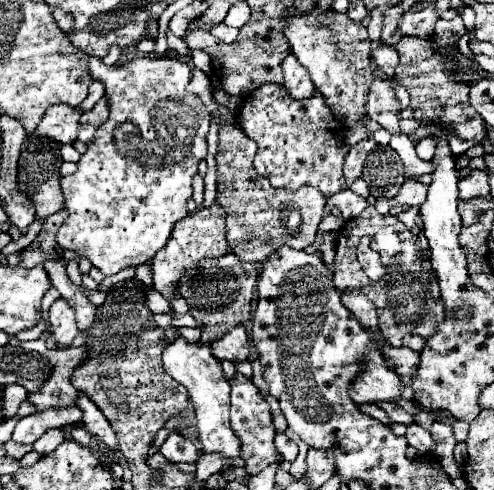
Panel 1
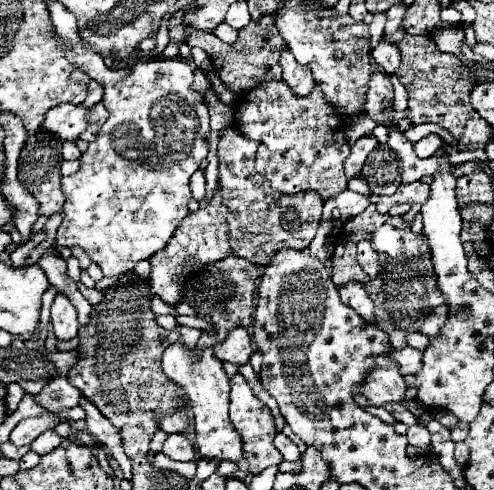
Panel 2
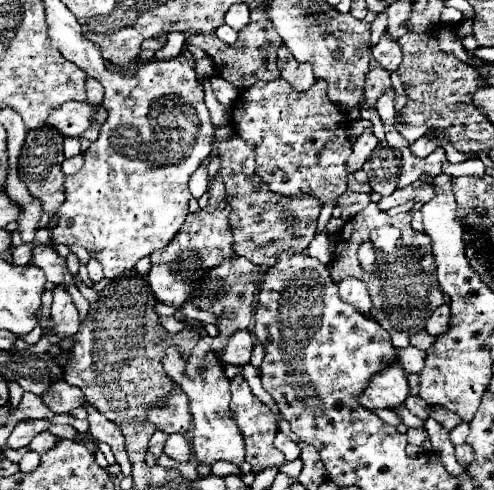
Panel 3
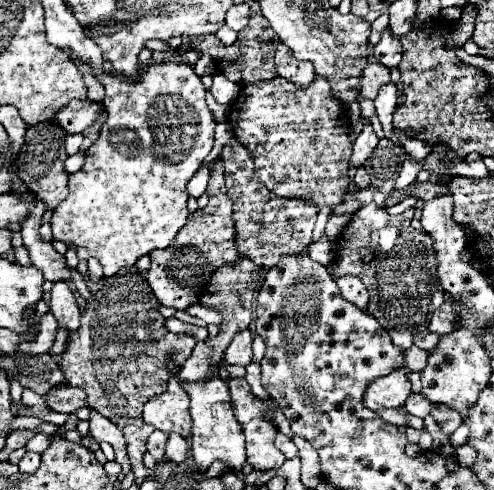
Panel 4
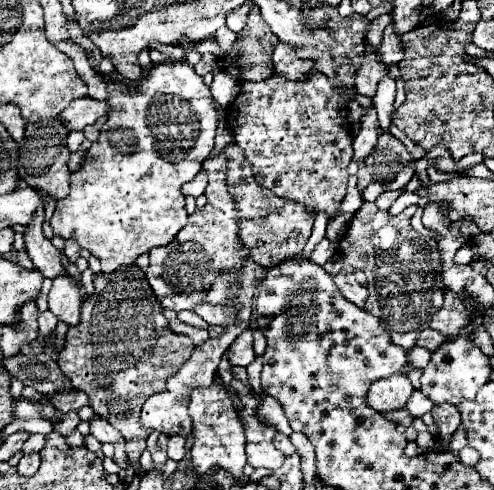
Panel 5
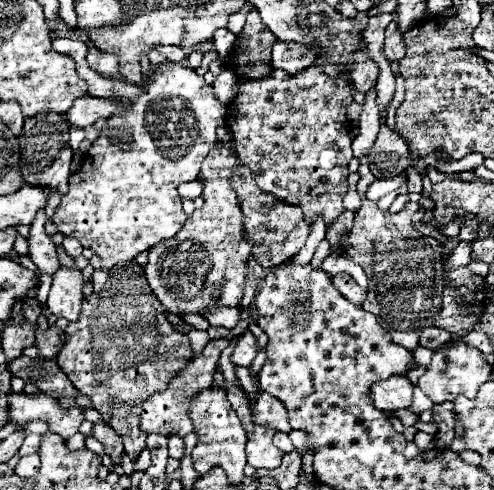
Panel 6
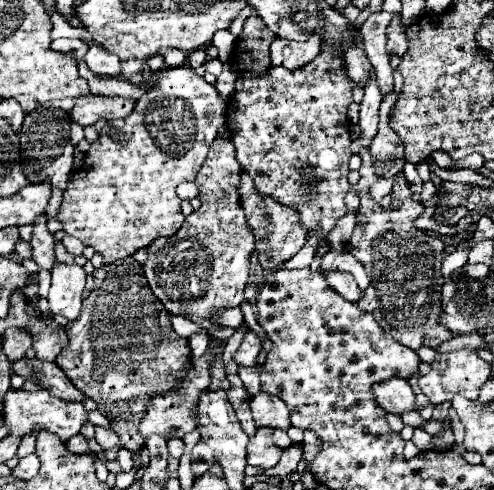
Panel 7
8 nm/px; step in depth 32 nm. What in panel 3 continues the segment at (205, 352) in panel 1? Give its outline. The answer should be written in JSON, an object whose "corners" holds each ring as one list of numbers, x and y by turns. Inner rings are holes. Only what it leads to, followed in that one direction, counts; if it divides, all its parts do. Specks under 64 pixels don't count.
{"corners":[[168,348,166,356,164,356,164,370,176,384,180,384,180,388,190,398,190,412,192,412,192,420,194,420,192,452,195,458,198,463,206,465,211,465,217,460,228,460,240,468,244,462,244,436,240,436,240,430,236,428,236,422,232,420,232,412,228,406,230,404,230,386,228,386,228,378,224,376,220,360,216,360,216,356,212,352,208,352,204,372,198,378,186,378,184,366,186,366,186,360,178,354,178,350]]}

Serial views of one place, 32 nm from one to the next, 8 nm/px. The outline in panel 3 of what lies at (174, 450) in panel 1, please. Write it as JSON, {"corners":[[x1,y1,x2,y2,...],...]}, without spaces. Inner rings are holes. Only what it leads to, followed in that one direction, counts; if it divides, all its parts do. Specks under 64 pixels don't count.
{"corners":[[170,434,166,448,164,448,164,454,170,456,172,460,176,460,176,462,188,462,190,456,192,456,192,448,190,448,190,442,184,436]]}

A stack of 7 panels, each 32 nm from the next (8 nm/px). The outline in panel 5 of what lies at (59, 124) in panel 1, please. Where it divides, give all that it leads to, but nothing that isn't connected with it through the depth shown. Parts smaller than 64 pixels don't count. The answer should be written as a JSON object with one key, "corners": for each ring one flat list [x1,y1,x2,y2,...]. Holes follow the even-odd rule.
{"corners":[[84,96,80,100,74,100,62,114,62,122,68,124,68,130,84,130,86,126,94,124,100,116,108,116,112,106,106,100,94,100,90,96]]}

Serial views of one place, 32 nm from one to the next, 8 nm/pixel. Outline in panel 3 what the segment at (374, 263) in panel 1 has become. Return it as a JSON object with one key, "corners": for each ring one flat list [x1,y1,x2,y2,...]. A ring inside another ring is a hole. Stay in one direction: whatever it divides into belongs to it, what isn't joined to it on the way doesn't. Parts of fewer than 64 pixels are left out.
{"corners":[[368,242,366,244,362,244,360,248,358,248,358,260,360,260,360,264,362,264,362,268,364,270,372,270,374,268,374,262,376,262,376,254,374,254,374,250,370,248,368,250]]}

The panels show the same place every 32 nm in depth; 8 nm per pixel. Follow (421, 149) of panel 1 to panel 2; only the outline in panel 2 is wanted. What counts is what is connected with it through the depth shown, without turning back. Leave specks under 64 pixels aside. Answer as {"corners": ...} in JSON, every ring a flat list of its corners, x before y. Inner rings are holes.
{"corners":[[430,134,413,144,419,158,428,158,443,144,443,139,436,134]]}

